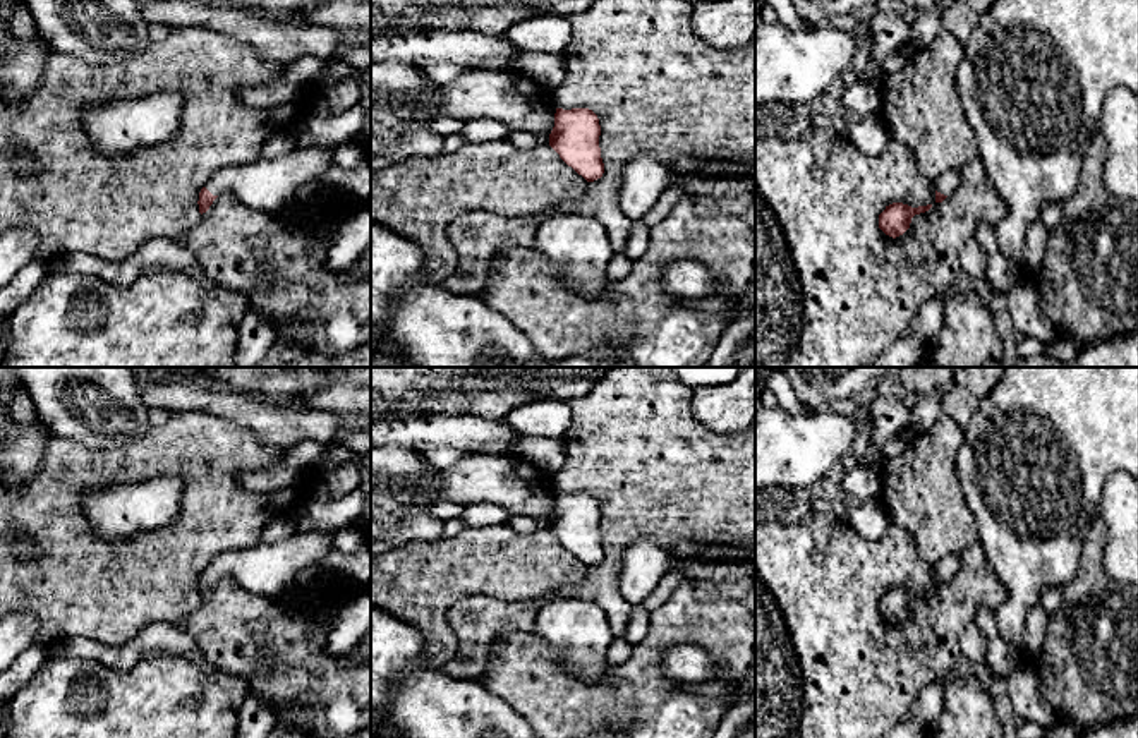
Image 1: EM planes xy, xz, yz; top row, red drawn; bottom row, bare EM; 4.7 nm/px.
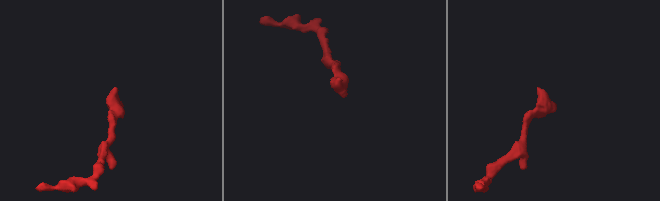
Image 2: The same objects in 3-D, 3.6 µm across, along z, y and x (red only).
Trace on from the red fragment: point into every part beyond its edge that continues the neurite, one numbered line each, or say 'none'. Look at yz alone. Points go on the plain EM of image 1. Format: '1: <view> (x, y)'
1: yz (946, 568)

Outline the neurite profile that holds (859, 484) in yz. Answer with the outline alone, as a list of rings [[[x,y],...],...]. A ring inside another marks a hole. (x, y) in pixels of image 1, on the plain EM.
[[[863,465],[846,472],[839,486],[851,501],[869,501],[872,498],[881,498],[879,472],[874,472]]]

